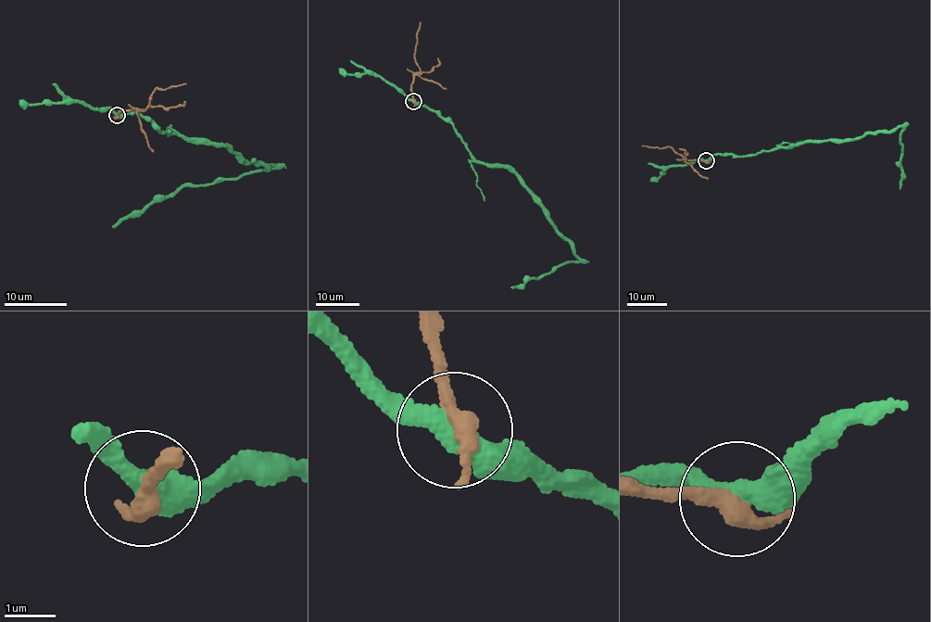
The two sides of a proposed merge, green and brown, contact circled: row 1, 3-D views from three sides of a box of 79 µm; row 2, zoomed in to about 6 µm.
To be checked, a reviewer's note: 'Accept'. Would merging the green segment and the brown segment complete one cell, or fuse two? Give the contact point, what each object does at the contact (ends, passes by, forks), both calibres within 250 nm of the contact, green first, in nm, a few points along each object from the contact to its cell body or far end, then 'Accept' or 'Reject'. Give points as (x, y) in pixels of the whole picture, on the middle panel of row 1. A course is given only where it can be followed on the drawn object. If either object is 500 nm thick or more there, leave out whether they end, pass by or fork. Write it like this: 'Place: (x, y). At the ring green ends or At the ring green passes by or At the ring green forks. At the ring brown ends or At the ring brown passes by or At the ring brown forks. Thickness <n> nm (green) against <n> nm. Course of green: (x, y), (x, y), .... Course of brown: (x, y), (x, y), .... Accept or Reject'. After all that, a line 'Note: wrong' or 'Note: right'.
Place: (413, 101). At the ring green passes by. At the ring brown passes by. Thickness 400 nm (green) against 320 nm. Course of green: (414, 101), (452, 124), (477, 160), (510, 168), (574, 249), (578, 262), (559, 264), (511, 286). Course of brown: (414, 100), (412, 81), (420, 72), (414, 58), (416, 33), (421, 22). Reject
Note: wrong

